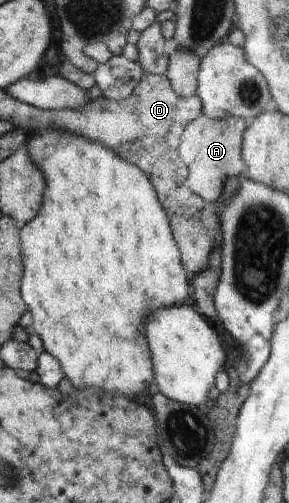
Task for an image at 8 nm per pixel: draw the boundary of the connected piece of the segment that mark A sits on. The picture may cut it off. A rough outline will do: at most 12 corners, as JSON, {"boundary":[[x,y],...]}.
{"boundary":[[200,113],[178,147],[181,180],[215,203],[226,178],[246,174],[236,117]]}

